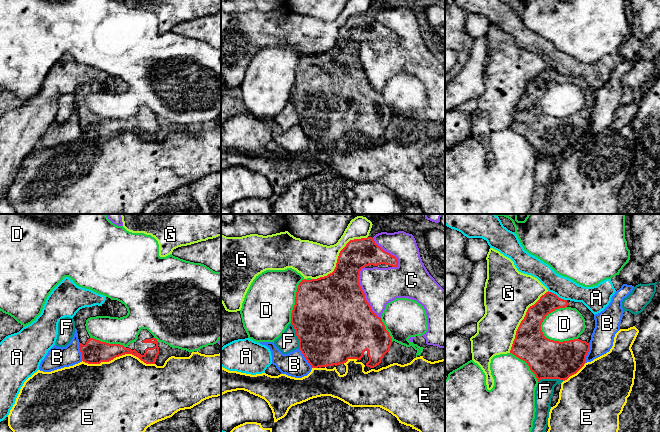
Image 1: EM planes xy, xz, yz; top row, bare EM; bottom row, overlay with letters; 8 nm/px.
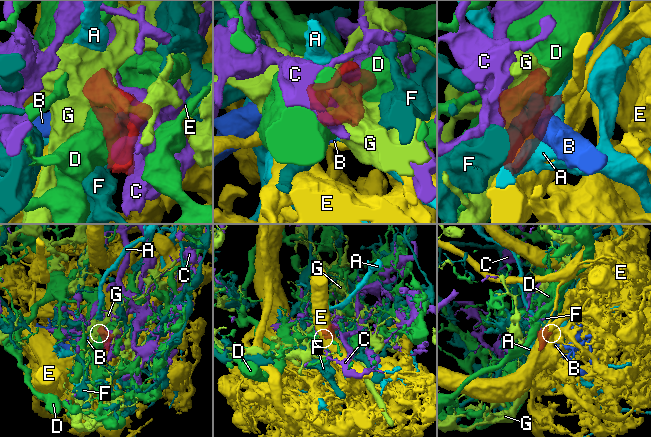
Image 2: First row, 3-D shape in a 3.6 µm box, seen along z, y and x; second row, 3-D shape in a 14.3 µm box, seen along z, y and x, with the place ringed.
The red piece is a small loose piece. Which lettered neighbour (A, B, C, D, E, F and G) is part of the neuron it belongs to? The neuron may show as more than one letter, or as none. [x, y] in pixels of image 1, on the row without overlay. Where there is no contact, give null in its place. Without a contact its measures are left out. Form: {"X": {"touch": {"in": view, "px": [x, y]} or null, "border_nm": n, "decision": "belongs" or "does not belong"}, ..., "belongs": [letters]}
{"A": {"touch": {"in": "yz", "px": [556, 71]}, "border_nm": 170, "decision": "does not belong"}, "B": {"touch": {"in": "yz", "px": [588, 127]}, "border_nm": 180, "decision": "does not belong"}, "C": {"touch": {"in": "xz", "px": [363, 68]}, "border_nm": 440, "decision": "does not belong"}, "D": {"touch": {"in": "yz", "px": [555, 117]}, "border_nm": 320, "decision": "does not belong"}, "E": {"touch": {"in": "xy", "px": [118, 132]}, "border_nm": 600, "decision": "does not belong"}, "F": {"touch": {"in": "yz", "px": [550, 154]}, "border_nm": 200, "decision": "does not belong"}, "G": {"touch": {"in": "xz", "px": [338, 34]}, "border_nm": 550, "decision": "does not belong"}, "belongs": []}

